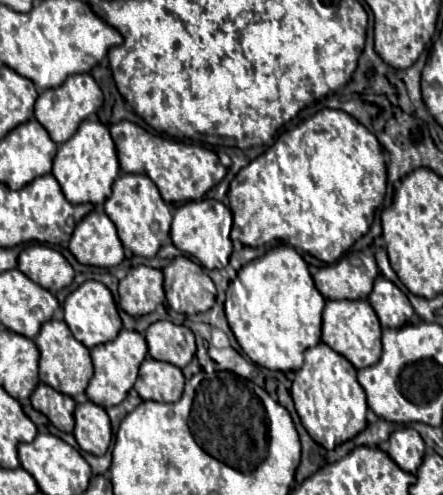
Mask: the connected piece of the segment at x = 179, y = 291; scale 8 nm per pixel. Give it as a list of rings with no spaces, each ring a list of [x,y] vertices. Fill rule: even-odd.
[[[178,256],[162,272],[166,302],[176,312],[198,314],[214,306],[216,286],[200,264],[186,256]]]

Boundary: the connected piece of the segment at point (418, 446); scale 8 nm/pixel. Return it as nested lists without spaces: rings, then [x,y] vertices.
[[[400,428],[390,436],[388,454],[404,472],[416,474],[424,458],[424,440],[414,428]]]

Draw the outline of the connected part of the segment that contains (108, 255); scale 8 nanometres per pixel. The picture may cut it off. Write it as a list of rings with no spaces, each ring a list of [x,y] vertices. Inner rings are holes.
[[[92,210],[74,228],[68,244],[80,264],[112,268],[124,260],[124,248],[116,234],[116,226],[102,210]]]

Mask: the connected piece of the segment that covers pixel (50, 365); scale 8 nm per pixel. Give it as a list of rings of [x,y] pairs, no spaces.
[[[50,320],[42,324],[40,334],[36,336],[34,342],[40,350],[40,382],[68,396],[82,394],[90,382],[90,376],[94,374],[94,368],[92,368],[92,358],[88,348],[72,336],[70,328],[62,320]]]

